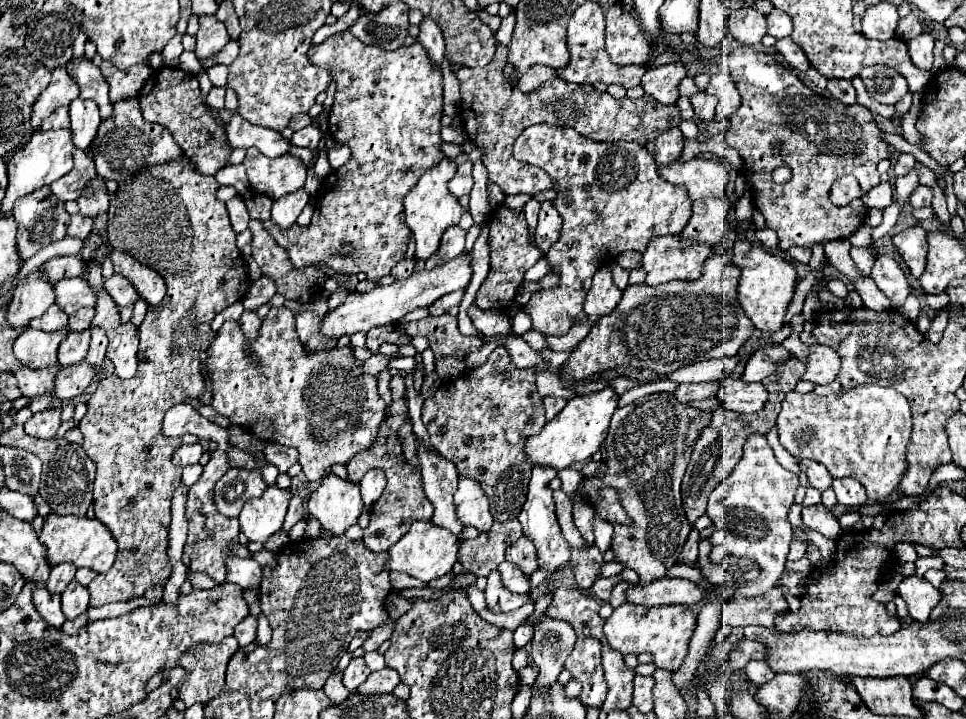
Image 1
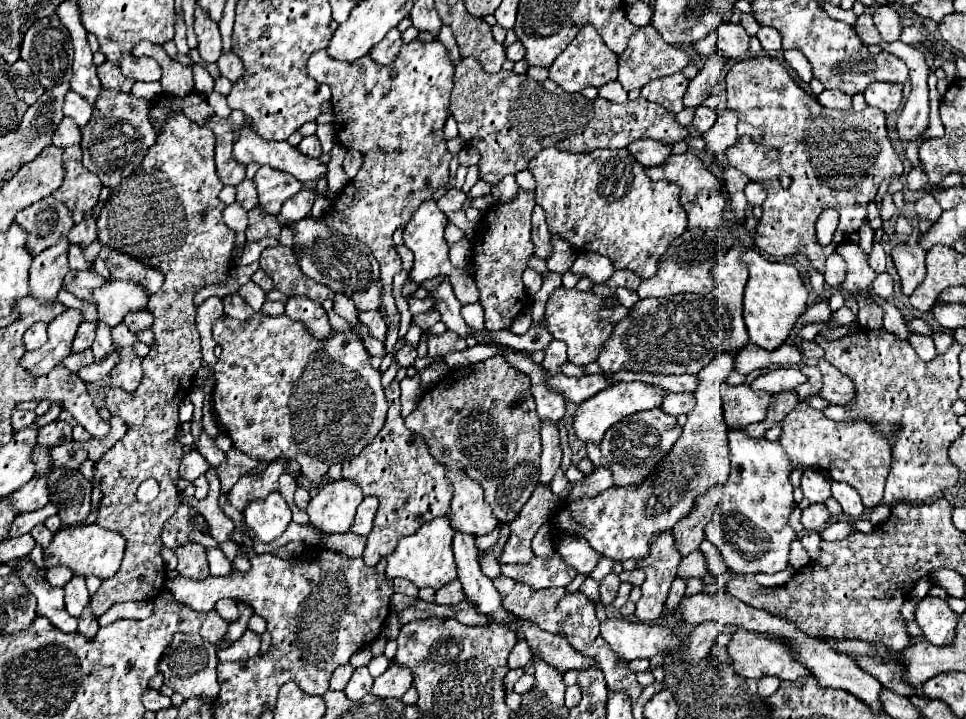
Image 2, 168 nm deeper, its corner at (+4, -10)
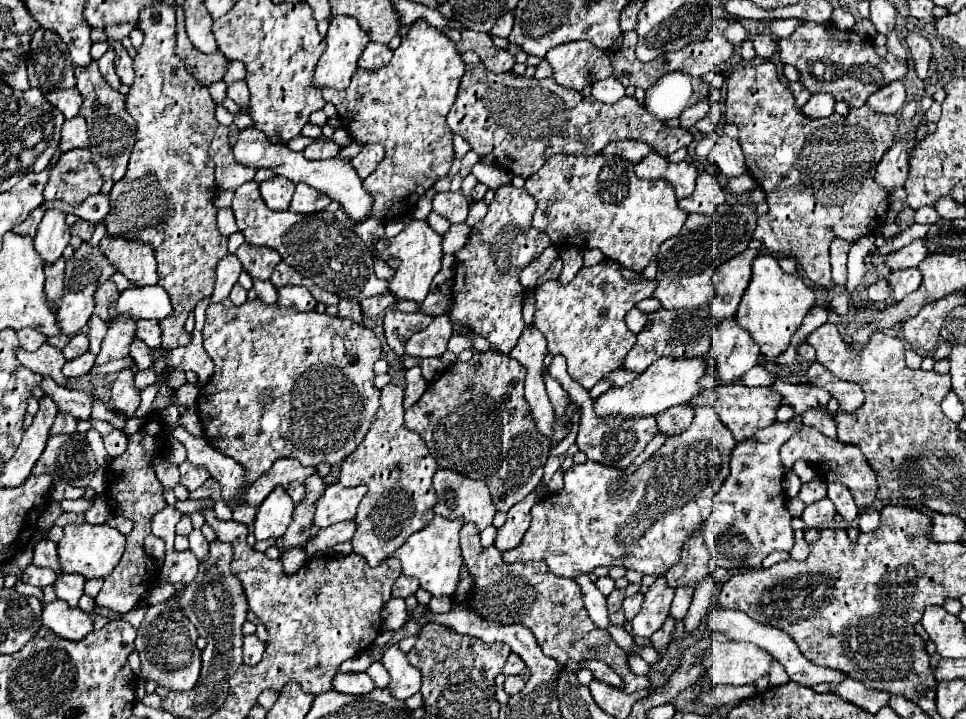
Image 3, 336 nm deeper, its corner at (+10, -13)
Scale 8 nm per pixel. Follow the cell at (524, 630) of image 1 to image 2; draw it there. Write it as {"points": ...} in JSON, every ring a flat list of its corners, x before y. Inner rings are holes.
{"points":[[520,640,514,648,512,648,512,652,510,652,510,656,508,656,508,668,510,670,514,670,514,668,524,668,528,662,530,662,530,646,524,642,524,640]]}

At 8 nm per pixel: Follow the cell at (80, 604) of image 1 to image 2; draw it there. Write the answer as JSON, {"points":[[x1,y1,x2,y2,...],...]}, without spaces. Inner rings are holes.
{"points":[[72,576,72,580,64,586,66,592,66,610,70,616,80,616,86,604,90,602,90,594,82,576]]}

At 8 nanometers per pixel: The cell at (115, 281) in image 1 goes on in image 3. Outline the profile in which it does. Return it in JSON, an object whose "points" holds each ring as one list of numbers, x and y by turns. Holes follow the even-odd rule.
{"points":[[136,321,136,337,142,339,148,347,160,347,160,327,158,321]]}

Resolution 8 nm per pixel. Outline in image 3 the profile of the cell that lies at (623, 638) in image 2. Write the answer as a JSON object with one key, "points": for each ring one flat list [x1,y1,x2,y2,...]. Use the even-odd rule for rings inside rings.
{"points":[[580,575,580,577,576,577,576,581,582,587,584,605,586,605,586,611,590,615,590,619,594,621,594,625,598,629,608,631,610,621,608,621,608,611,606,611,606,597,596,589,596,585,590,581,588,575]]}

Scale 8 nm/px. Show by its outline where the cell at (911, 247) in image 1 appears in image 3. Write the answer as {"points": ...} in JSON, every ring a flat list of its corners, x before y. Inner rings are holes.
{"points":[[898,269,888,275,888,283,894,291,894,299,902,301,908,293,912,293,920,287,922,275,918,269]]}

